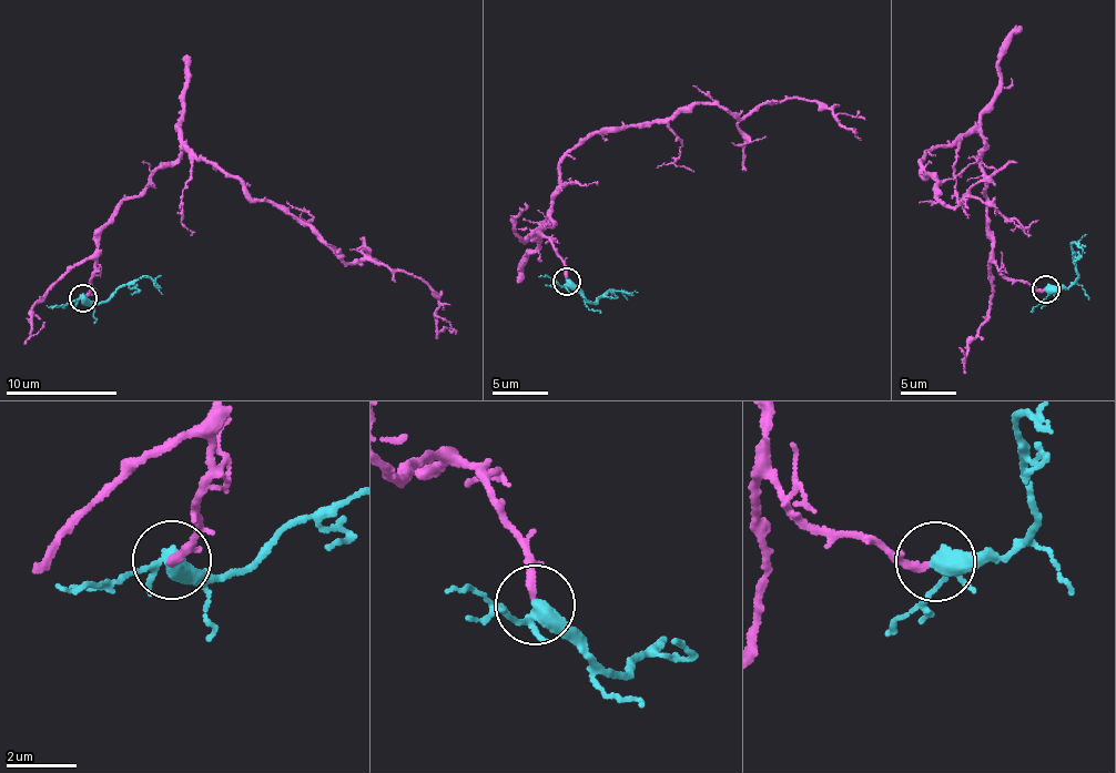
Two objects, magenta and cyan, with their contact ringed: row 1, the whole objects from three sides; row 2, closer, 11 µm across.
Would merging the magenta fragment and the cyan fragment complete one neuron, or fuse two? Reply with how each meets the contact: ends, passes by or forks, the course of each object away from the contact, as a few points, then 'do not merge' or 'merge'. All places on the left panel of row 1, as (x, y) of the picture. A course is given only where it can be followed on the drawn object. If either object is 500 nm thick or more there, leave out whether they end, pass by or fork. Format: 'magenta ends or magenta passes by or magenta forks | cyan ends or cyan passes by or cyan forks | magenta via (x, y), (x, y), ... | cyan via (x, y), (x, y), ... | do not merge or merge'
magenta ends | cyan forks | magenta via (83, 298), (100, 227), (188, 146), (345, 262), (425, 278), (438, 331), (447, 328) | cyan via (82, 298), (94, 305), (144, 276), (152, 277), (162, 293) | merge

